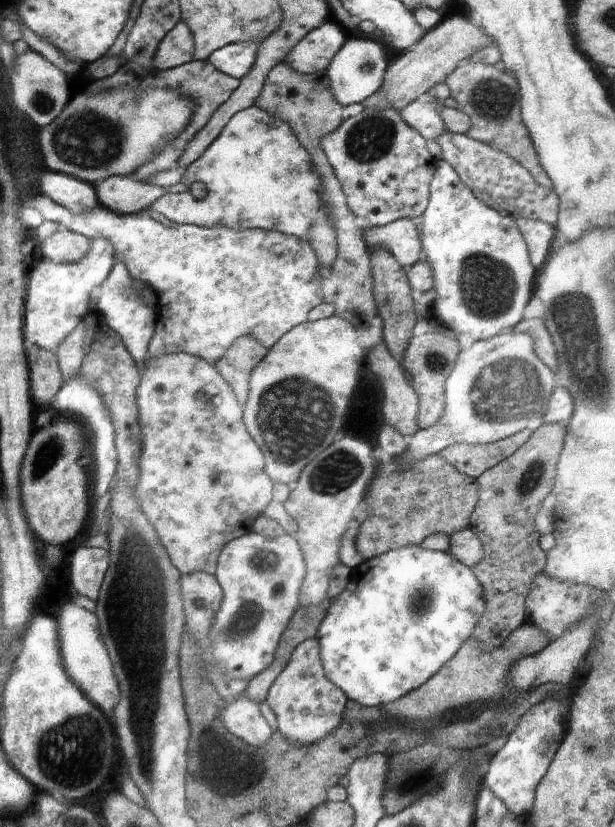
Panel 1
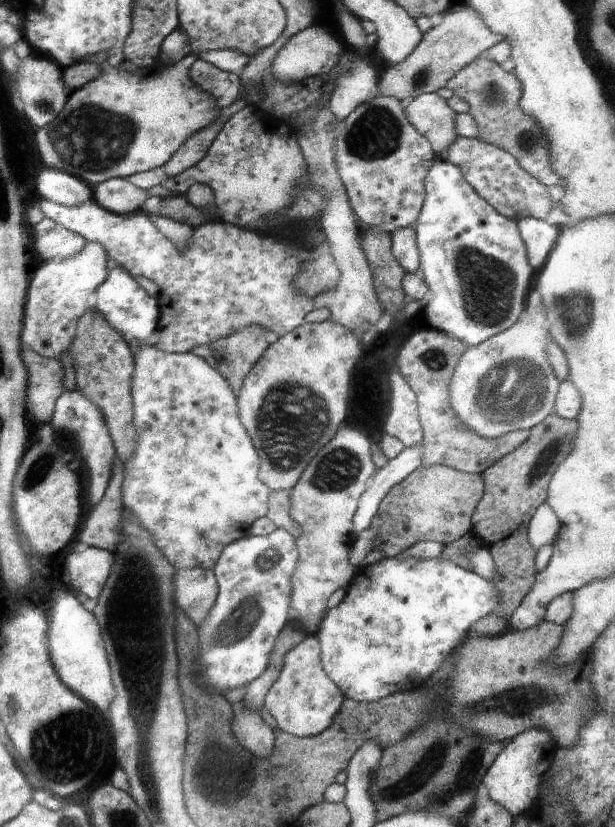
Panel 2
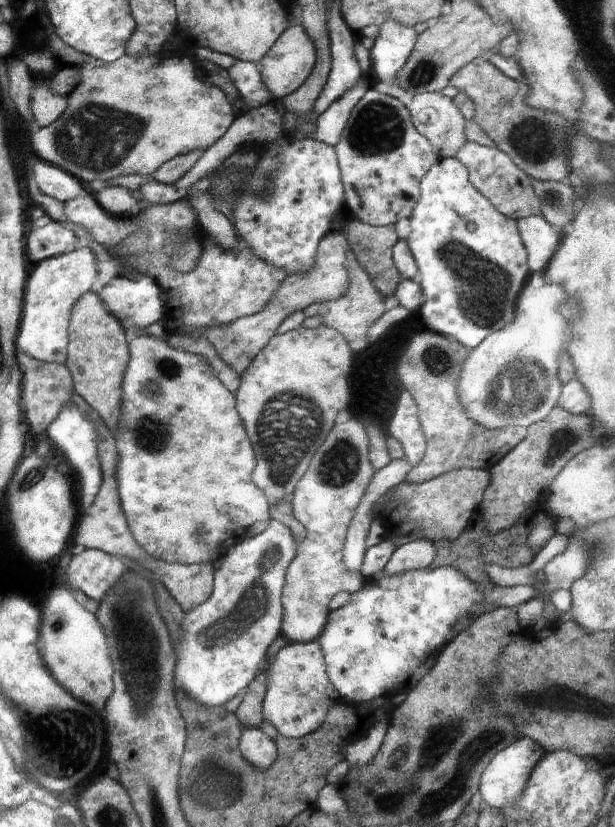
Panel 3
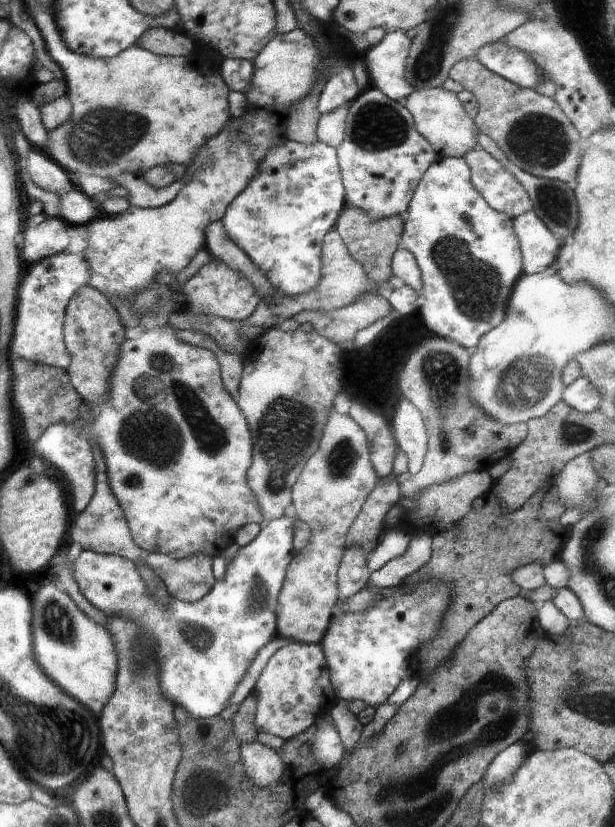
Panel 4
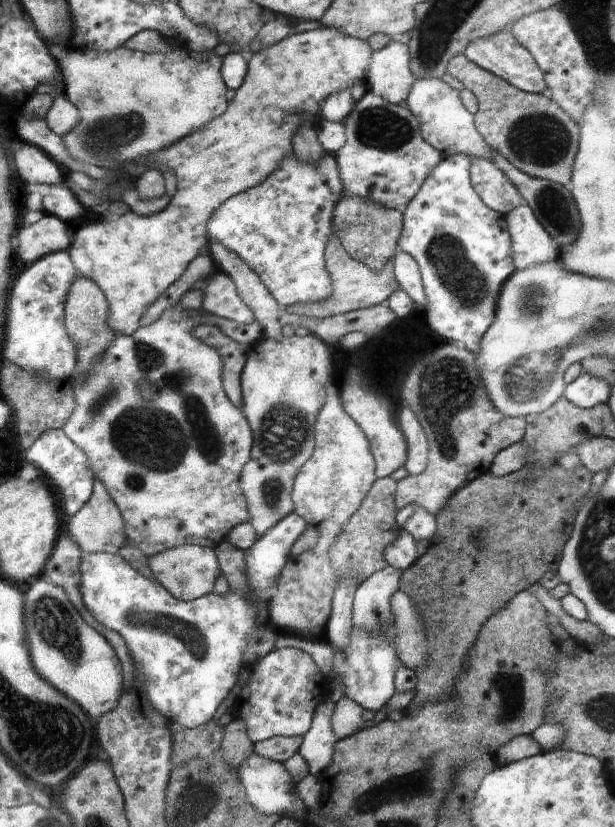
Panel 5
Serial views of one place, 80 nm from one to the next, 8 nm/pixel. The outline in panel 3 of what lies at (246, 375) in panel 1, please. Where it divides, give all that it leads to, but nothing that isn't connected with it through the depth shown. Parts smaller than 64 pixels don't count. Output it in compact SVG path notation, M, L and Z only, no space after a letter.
M330 230L318 243L315 254L315 265L311 266L310 273L290 273L280 283L279 289L274 293L273 299L255 315L240 317L232 324L205 329L206 337L216 349L219 357L235 370L240 378L253 358L267 345L267 342L276 335L278 325L293 310L304 310L315 302L331 301L343 297L349 279L347 278L346 264L347 238L342 232Z

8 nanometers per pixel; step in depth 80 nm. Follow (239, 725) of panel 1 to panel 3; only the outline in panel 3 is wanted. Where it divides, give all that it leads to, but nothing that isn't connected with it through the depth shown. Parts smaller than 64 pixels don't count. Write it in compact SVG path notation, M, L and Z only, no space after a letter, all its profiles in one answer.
M242 726L239 749L247 761L261 769L268 768L277 759L275 742L268 735L265 735L260 726Z

